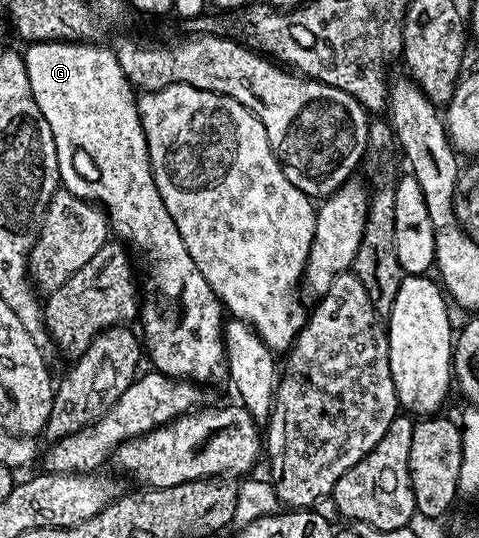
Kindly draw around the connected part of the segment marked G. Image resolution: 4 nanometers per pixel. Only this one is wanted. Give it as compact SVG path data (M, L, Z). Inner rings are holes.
M34 41L22 53L26 75L30 75L34 103L38 103L38 111L42 111L46 123L50 123L50 135L54 135L60 185L74 195L95 201L103 207L111 232L133 250L136 248L144 252L148 278L142 281L144 294L138 321L144 324L142 337L146 342L147 356L148 353L152 356L151 368L167 377L185 381L224 381L228 372L224 347L226 310L210 283L206 283L206 275L198 271L198 263L190 259L190 251L186 243L182 243L182 235L178 235L178 223L174 223L170 211L166 211L166 203L162 203L158 183L154 183L152 174L137 90L122 71L115 52L100 44L87 41Z

